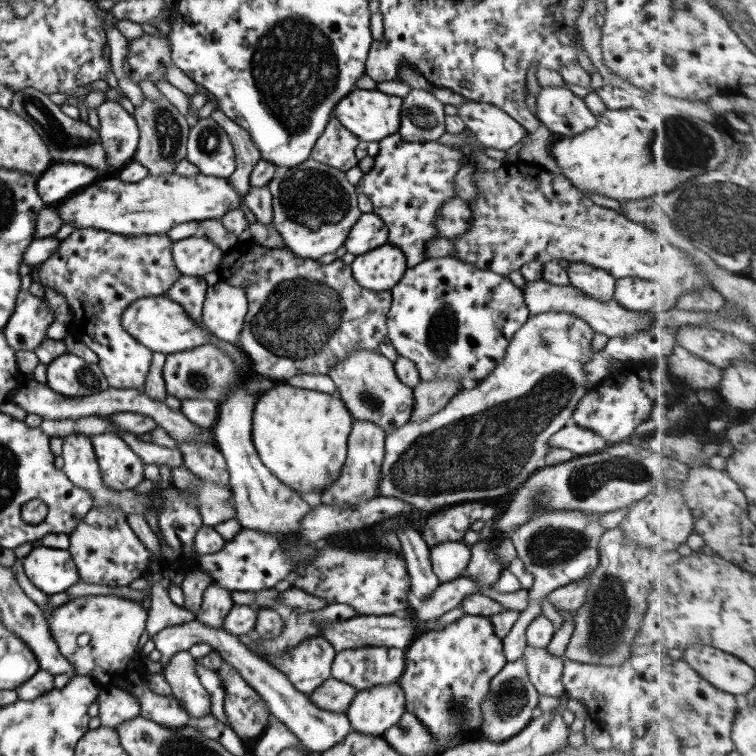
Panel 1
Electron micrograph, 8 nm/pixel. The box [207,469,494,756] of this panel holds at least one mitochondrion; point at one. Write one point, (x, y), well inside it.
(457, 709)

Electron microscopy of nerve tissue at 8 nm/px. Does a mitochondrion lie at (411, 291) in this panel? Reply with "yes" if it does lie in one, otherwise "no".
no

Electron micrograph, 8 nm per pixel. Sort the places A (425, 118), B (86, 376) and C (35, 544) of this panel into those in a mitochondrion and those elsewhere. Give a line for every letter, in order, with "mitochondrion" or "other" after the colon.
A: mitochondrion
B: mitochondrion
C: other

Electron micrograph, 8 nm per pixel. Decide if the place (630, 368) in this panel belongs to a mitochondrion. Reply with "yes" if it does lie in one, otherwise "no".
no

